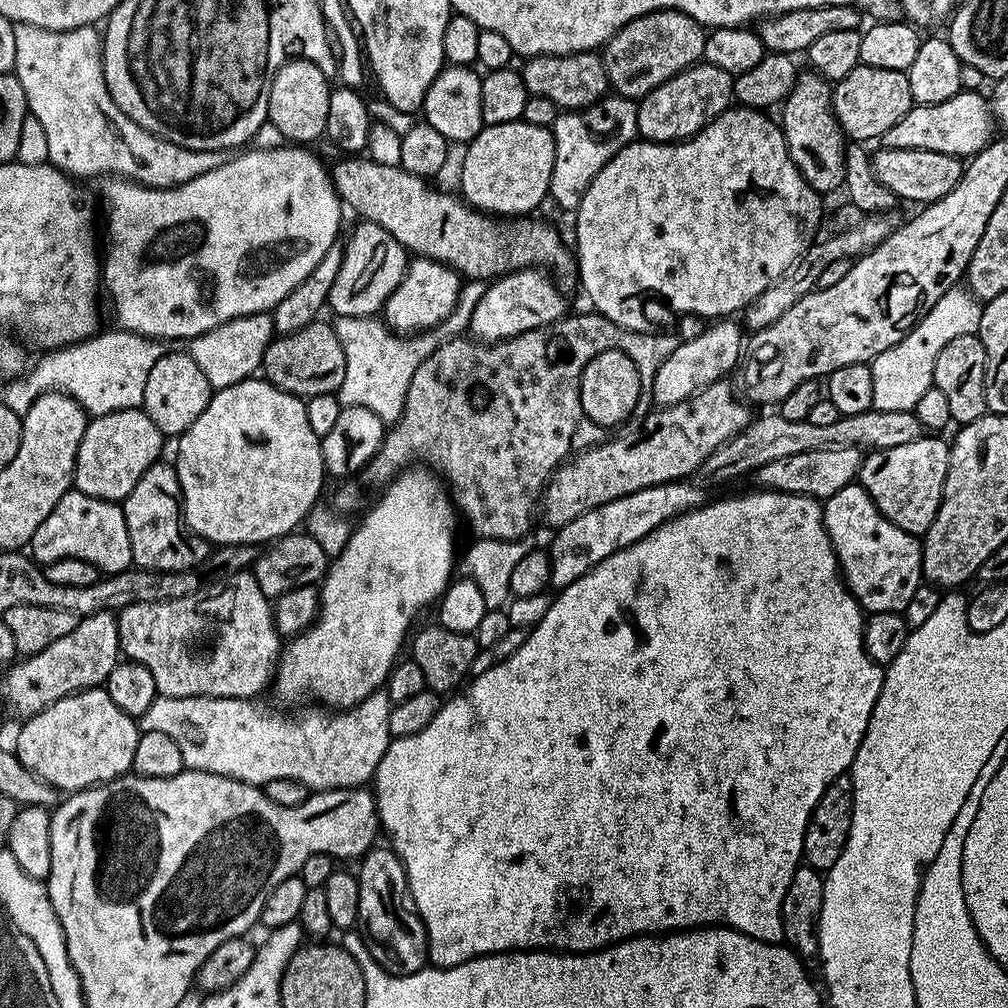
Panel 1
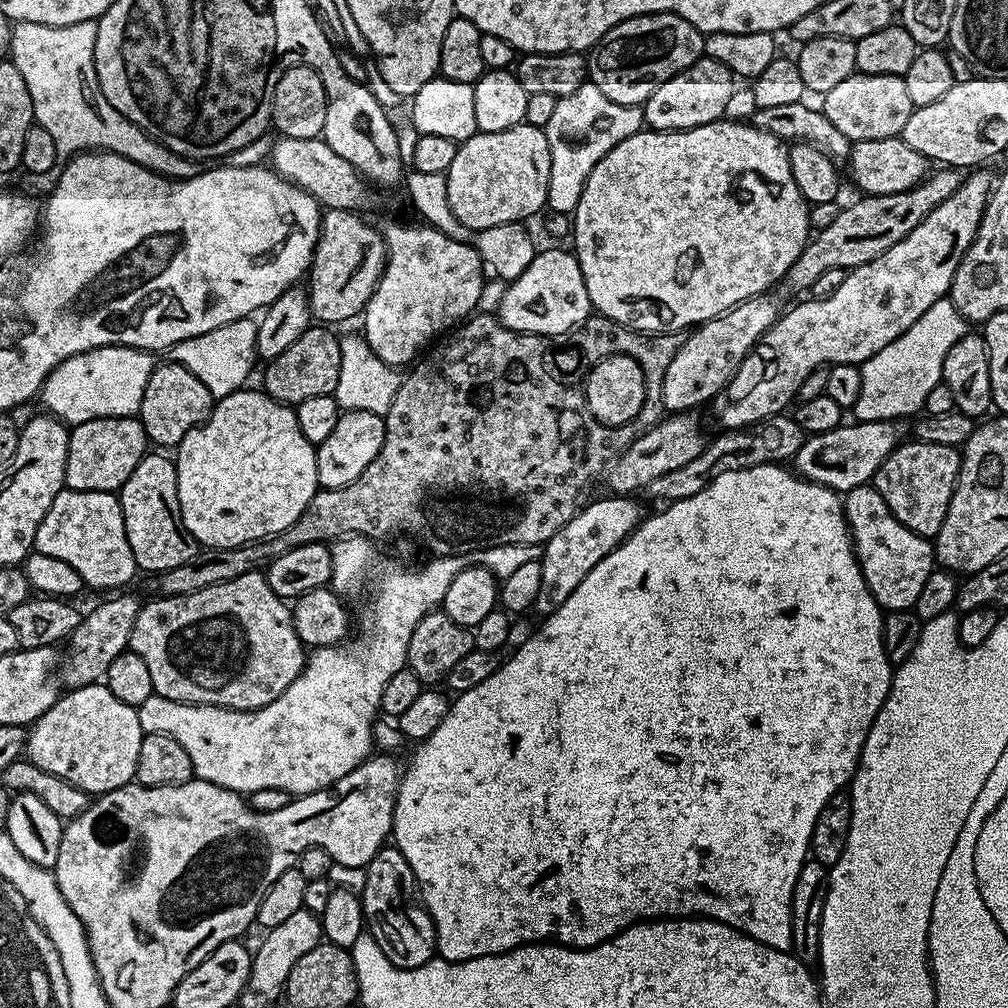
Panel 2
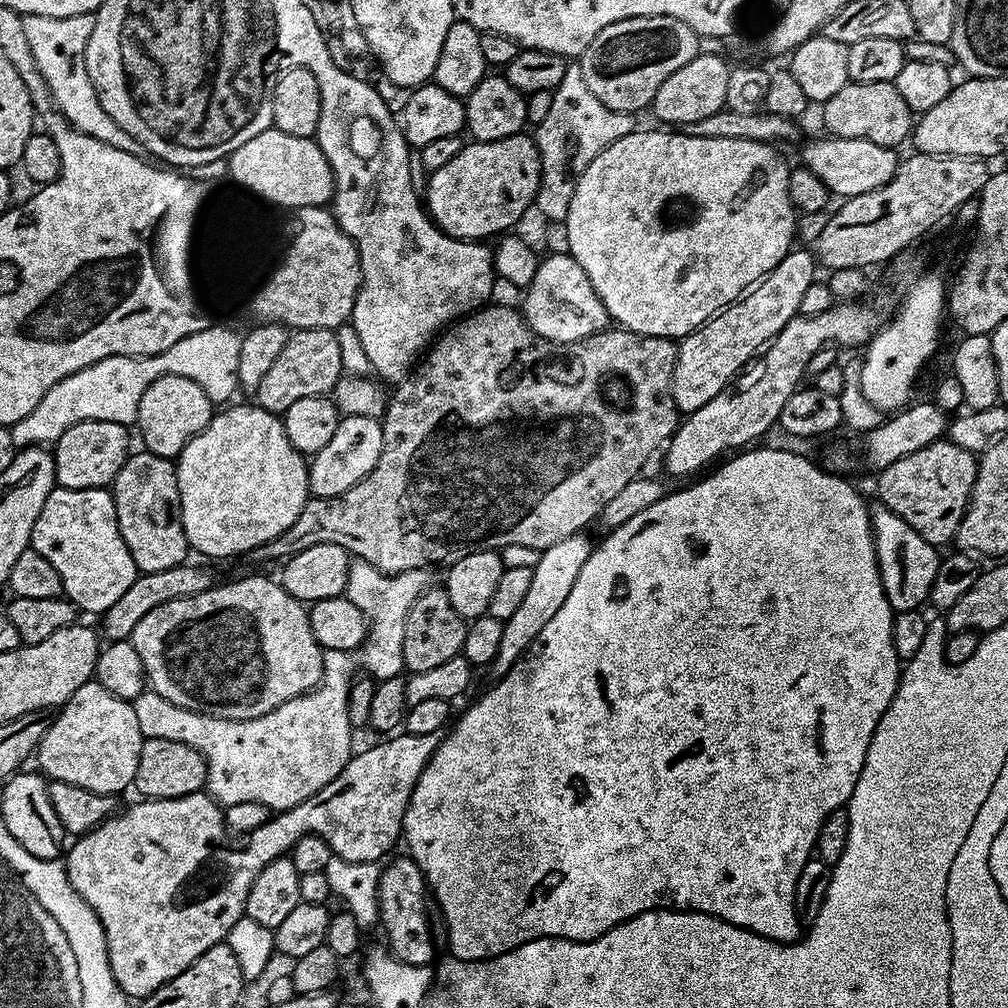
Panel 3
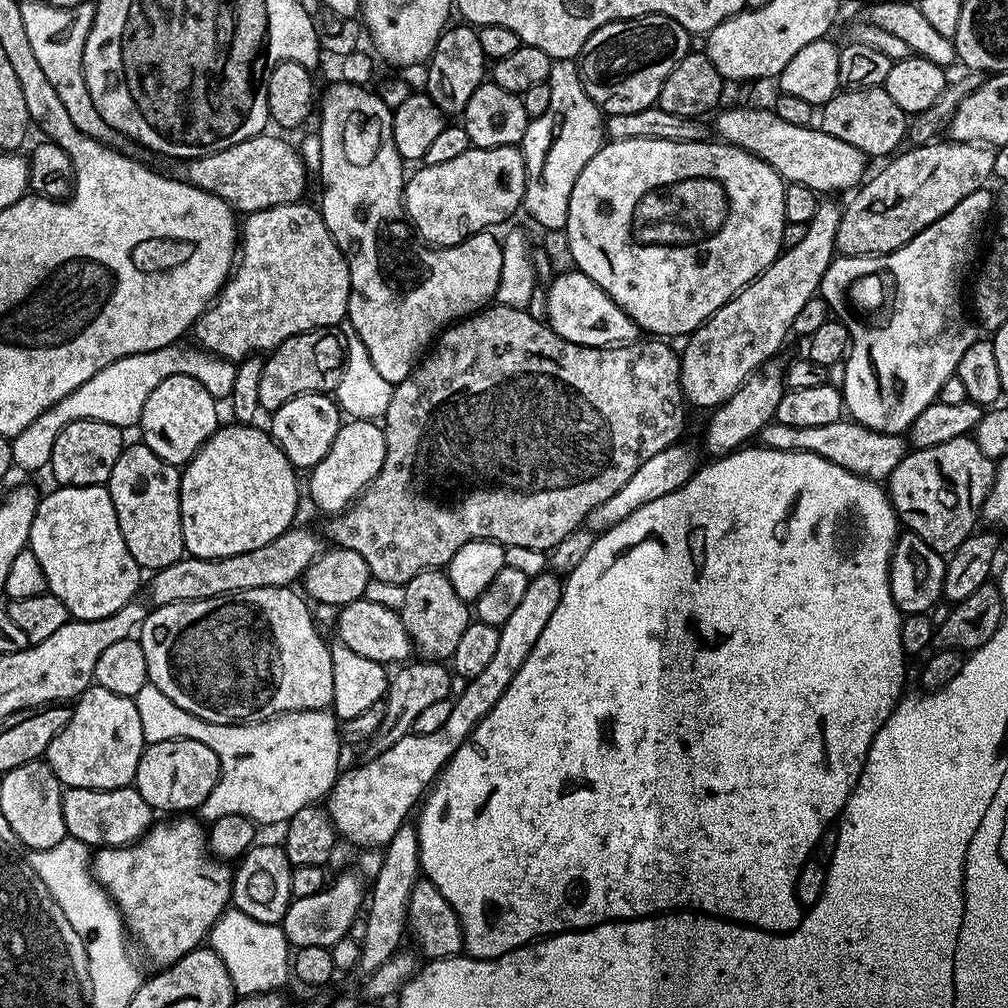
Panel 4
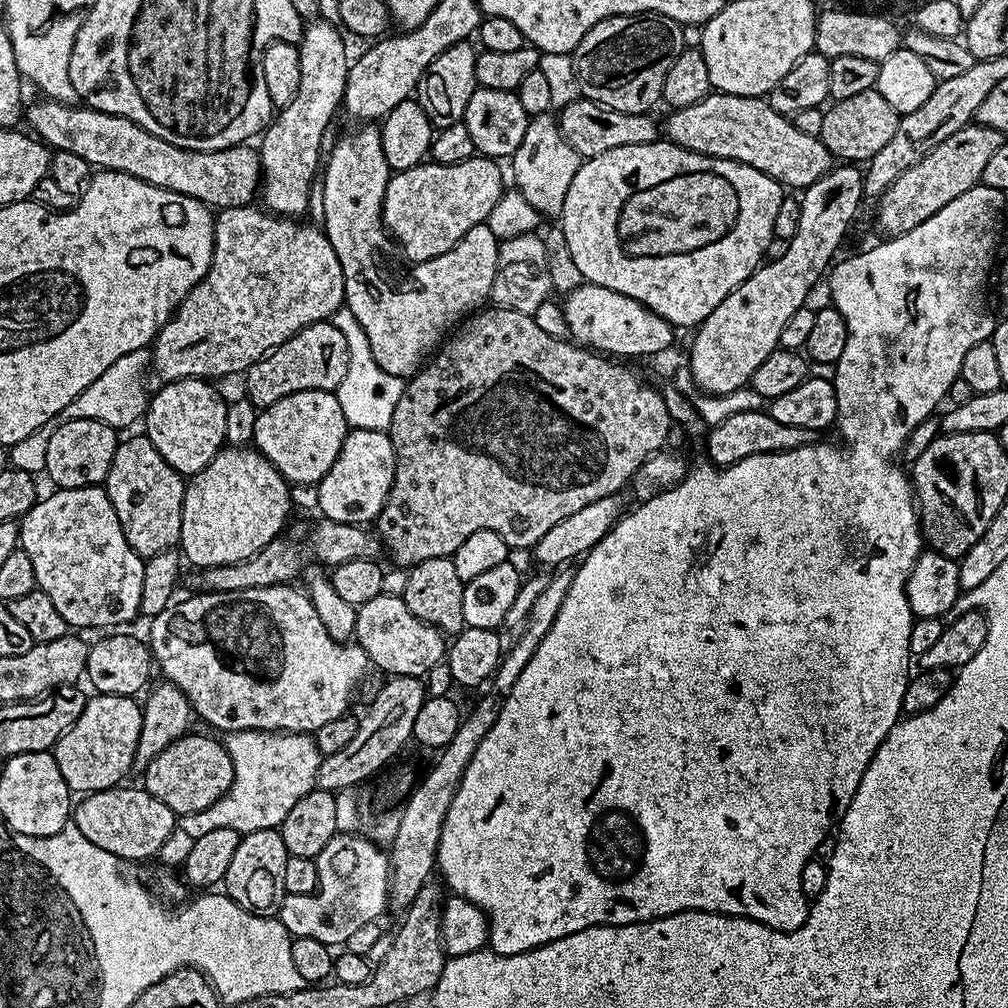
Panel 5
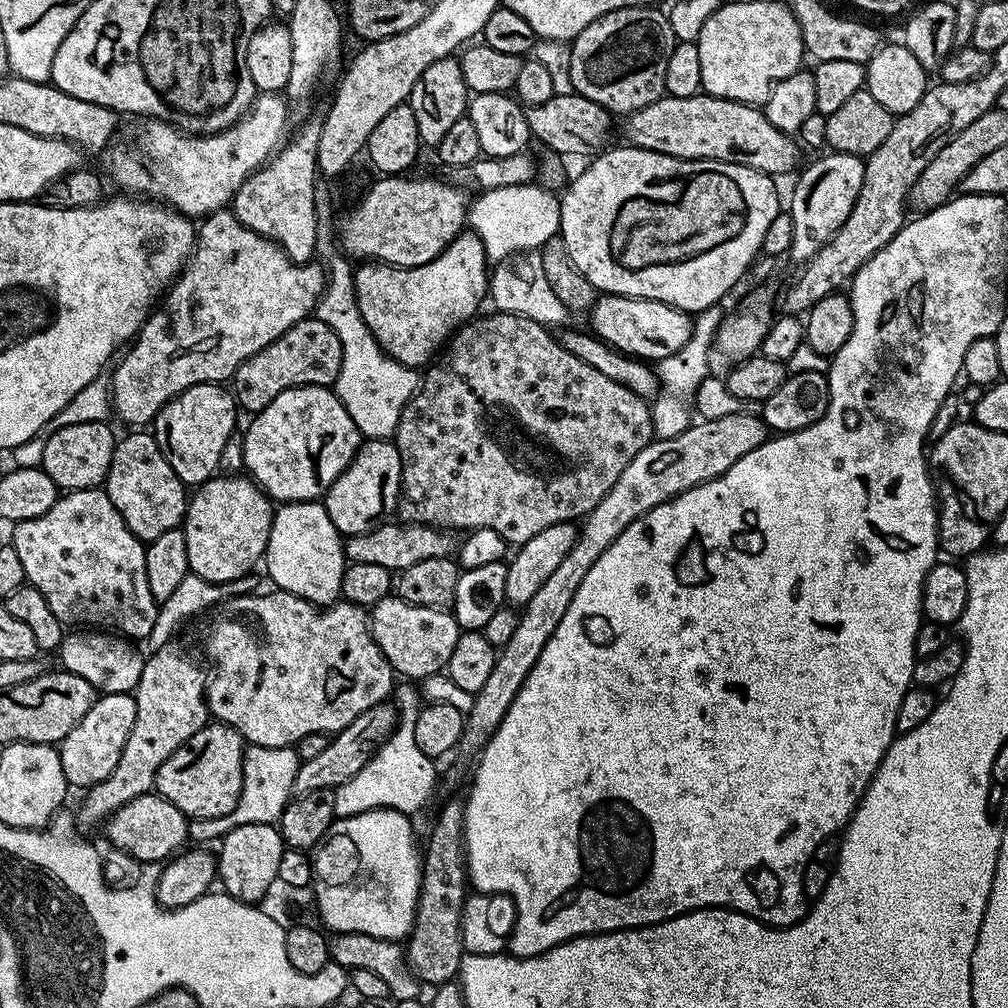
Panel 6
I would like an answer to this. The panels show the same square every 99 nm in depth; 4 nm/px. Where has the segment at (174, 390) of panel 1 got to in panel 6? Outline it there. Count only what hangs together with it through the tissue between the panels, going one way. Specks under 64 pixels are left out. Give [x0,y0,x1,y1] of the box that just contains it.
[154,383,237,486]

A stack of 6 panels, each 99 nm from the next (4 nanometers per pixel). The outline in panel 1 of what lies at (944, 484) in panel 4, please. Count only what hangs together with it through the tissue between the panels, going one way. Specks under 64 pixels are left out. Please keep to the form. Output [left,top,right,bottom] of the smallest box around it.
[858,434,950,538]

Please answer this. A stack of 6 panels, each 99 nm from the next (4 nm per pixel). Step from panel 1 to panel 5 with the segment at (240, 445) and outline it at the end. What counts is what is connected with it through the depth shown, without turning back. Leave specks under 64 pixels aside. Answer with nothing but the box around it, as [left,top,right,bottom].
[179,446,292,569]

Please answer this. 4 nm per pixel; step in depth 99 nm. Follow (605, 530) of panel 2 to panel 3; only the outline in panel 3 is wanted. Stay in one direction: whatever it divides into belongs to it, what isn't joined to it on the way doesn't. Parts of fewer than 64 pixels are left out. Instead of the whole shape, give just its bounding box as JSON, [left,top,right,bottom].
[490,534,594,677]

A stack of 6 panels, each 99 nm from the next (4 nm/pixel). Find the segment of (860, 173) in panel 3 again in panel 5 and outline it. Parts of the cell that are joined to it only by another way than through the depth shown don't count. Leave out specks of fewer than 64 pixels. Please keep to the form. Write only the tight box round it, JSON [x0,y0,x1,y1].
[662,91,834,190]

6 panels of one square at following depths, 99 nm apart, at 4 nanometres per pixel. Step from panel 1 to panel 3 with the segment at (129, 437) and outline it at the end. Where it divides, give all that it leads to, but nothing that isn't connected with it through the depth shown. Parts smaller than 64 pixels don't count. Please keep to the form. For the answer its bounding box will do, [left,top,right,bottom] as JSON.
[54,420,130,488]

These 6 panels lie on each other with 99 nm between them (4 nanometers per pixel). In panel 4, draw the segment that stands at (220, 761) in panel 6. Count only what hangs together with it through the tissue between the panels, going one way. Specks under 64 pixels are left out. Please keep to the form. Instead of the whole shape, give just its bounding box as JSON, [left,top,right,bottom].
[134,740,220,814]

